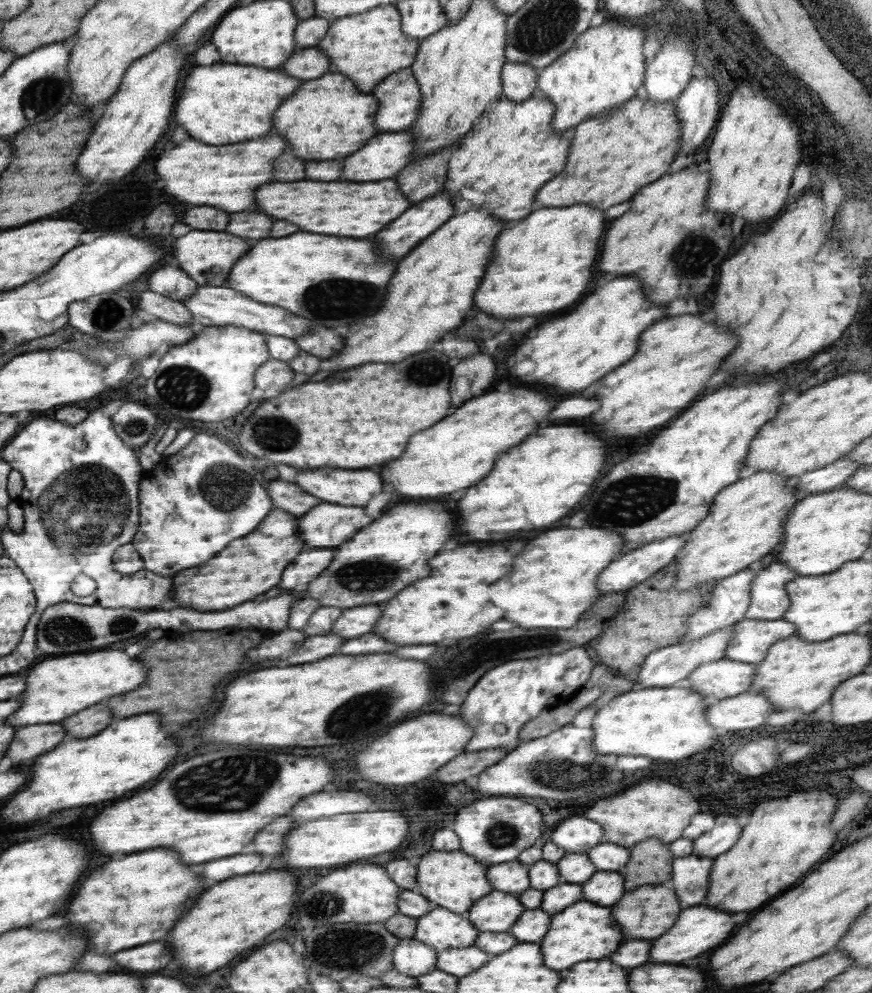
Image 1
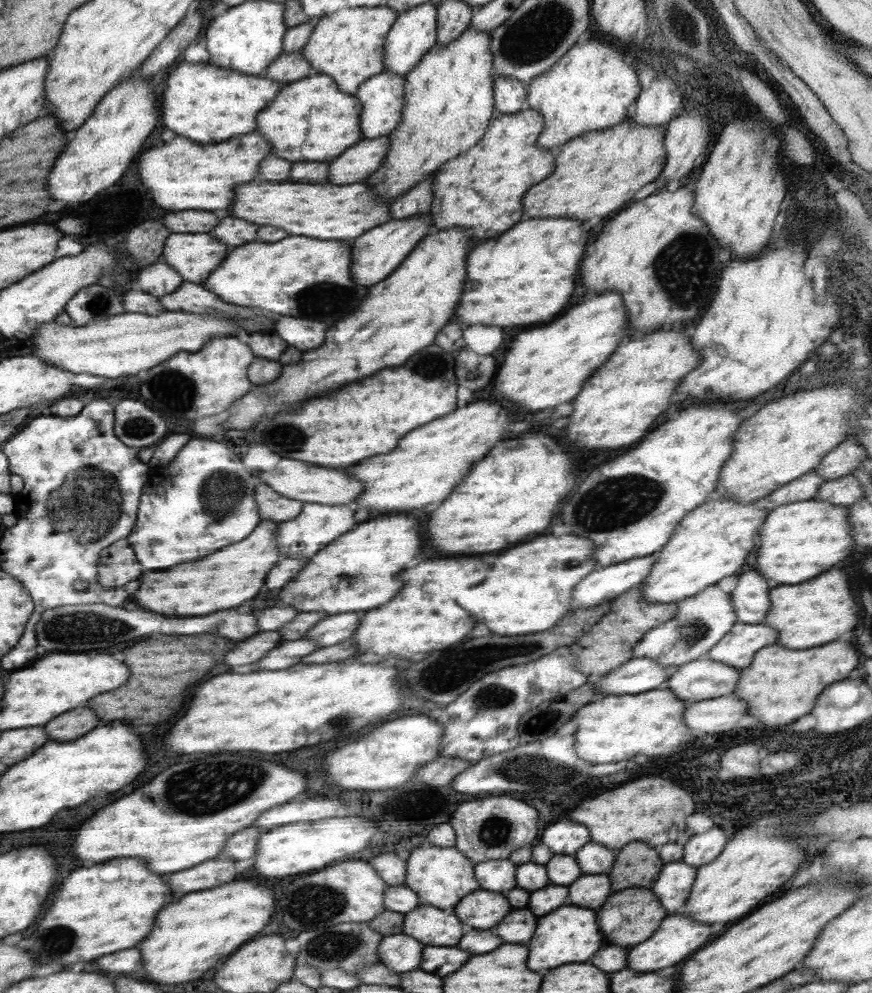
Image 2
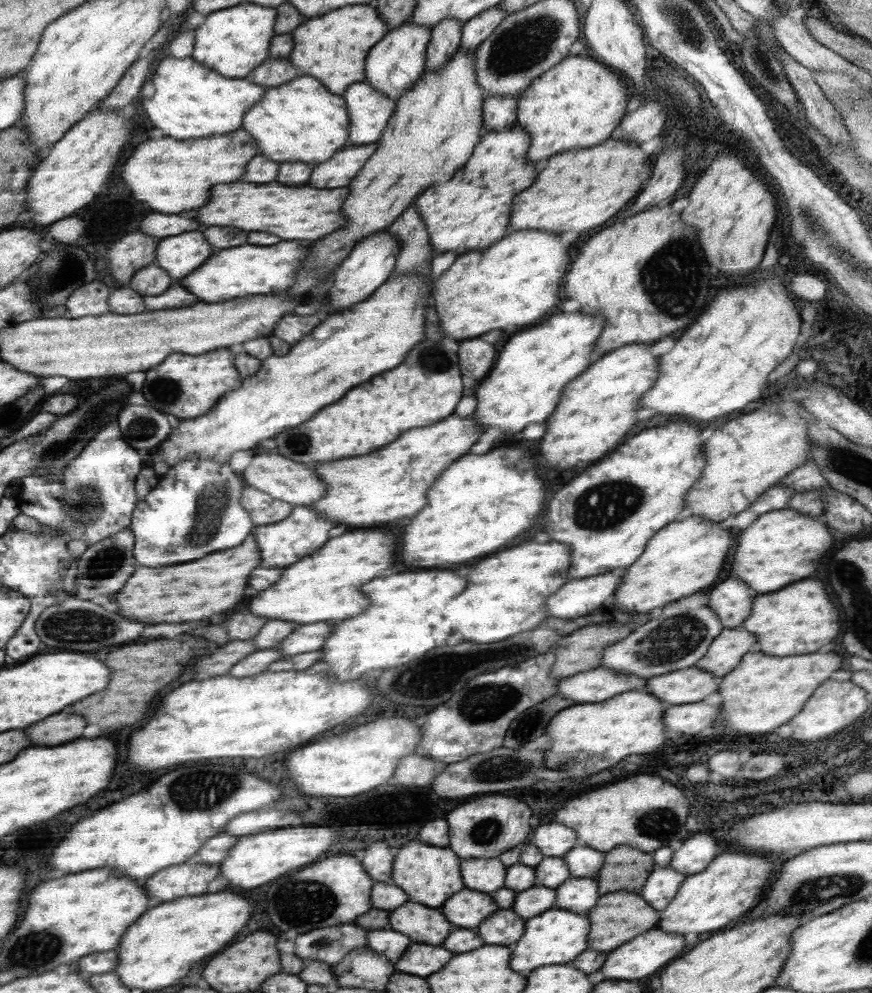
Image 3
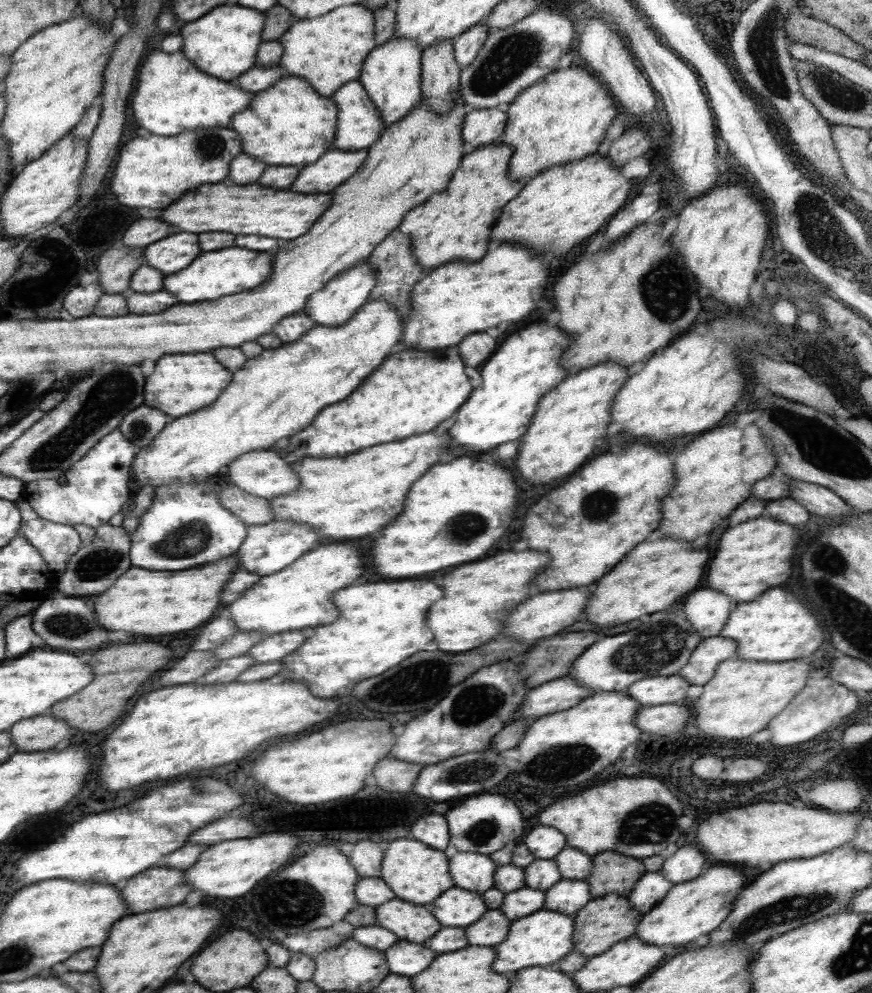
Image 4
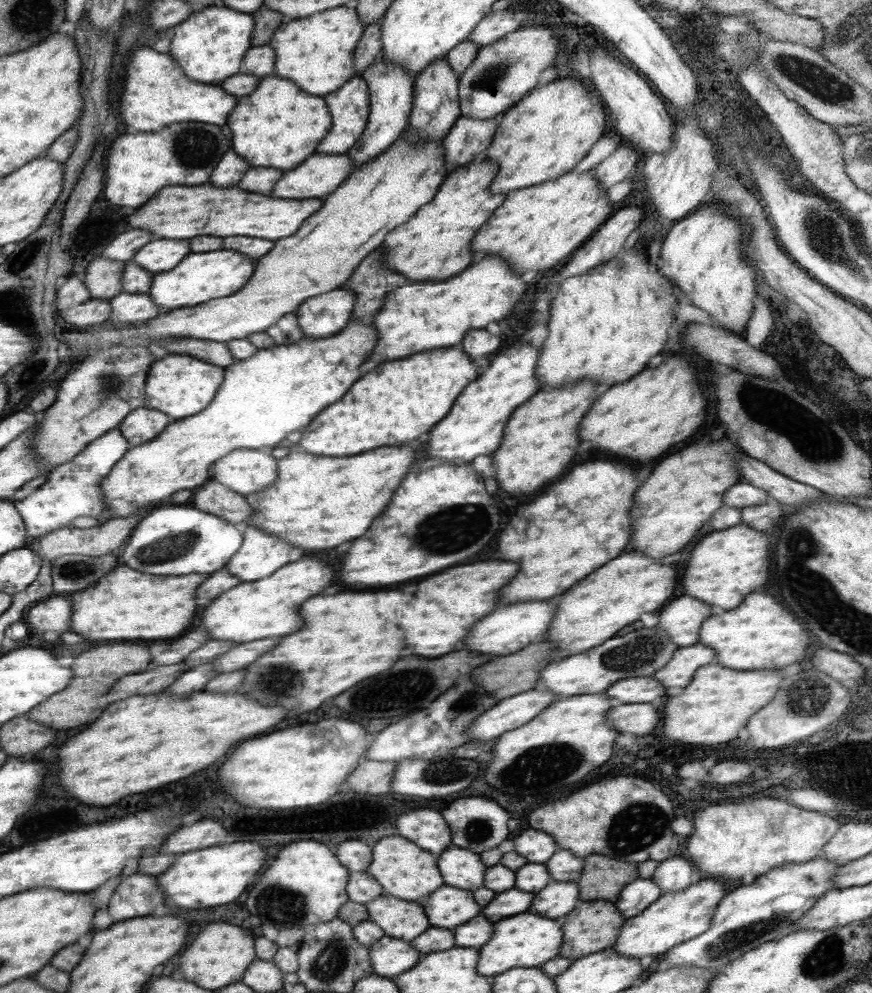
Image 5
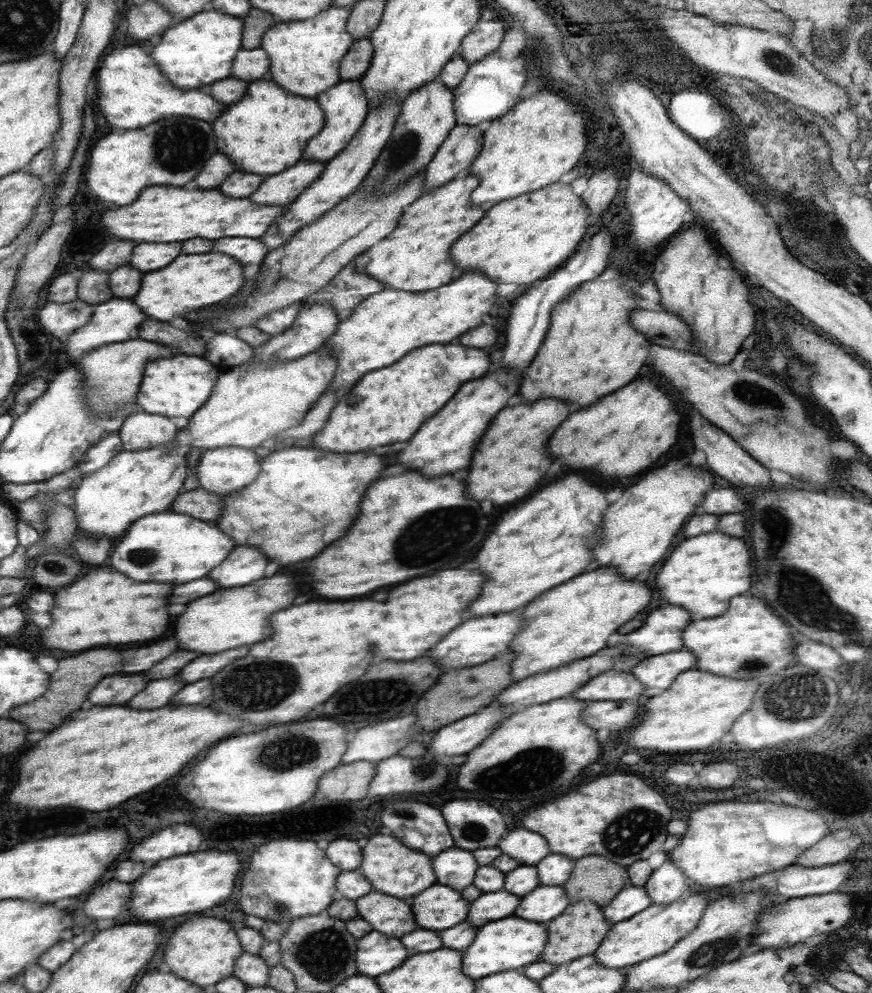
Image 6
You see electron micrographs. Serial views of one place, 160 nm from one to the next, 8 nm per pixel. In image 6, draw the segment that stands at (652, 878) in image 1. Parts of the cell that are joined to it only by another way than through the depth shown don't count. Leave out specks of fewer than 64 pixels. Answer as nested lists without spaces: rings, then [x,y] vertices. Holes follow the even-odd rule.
[[[600,855],[576,859],[566,881],[571,904],[588,899],[606,906],[626,886],[631,884],[627,868]]]

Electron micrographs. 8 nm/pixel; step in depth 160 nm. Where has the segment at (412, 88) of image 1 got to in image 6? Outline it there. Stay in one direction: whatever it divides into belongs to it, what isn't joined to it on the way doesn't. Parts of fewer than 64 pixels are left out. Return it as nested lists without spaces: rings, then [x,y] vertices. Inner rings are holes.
[[[341,80],[330,90],[322,92],[322,96],[318,96],[318,102],[322,104],[322,110],[326,114],[326,124],[324,124],[322,132],[308,142],[302,158],[304,160],[320,160],[320,162],[326,163],[326,160],[332,160],[336,154],[346,148],[346,145],[364,124],[370,111],[369,102],[362,83],[357,80]]]

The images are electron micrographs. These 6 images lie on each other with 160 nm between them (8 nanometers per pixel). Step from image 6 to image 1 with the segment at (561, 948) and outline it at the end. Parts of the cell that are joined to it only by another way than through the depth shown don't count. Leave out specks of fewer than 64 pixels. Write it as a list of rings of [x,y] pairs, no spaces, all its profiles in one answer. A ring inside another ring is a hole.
[[[669,884],[642,885],[634,890],[625,891],[622,900],[612,908],[612,916],[614,916],[614,922],[622,926],[622,932],[626,934],[626,938],[654,941],[674,926],[683,907],[676,891]]]

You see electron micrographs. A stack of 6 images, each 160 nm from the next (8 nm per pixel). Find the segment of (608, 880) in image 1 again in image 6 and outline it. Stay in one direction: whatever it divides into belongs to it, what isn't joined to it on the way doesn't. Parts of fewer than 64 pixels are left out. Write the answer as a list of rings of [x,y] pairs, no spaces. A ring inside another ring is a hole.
[[[540,886],[522,898],[516,916],[532,922],[546,922],[560,916],[570,904],[562,886]]]

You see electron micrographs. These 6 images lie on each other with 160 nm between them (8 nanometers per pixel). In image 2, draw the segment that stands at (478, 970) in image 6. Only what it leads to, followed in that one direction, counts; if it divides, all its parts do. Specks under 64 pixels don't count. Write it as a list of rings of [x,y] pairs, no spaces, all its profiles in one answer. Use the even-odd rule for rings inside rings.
[[[568,904],[539,918],[534,938],[527,943],[530,970],[550,970],[568,962],[586,962],[604,946],[604,936],[600,934],[596,912],[592,909]]]

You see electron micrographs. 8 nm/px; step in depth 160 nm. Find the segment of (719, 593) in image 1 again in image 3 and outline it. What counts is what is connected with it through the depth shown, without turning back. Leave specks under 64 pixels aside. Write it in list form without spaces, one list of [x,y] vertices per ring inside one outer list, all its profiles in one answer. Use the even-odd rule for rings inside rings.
[[[710,589],[667,604],[660,610],[660,616],[637,624],[626,638],[605,648],[601,666],[645,679],[696,666],[723,629],[718,615],[709,605]]]

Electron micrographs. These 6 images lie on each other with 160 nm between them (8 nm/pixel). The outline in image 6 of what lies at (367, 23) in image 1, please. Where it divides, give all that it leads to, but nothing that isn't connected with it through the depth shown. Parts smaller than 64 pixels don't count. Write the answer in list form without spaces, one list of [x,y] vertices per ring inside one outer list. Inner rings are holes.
[[[328,8],[312,20],[280,22],[272,26],[272,30],[262,38],[262,48],[268,52],[272,62],[272,80],[306,98],[316,98],[320,92],[338,84],[341,81],[338,76],[340,60],[355,42],[354,37],[346,32],[348,14],[350,12],[344,8]]]

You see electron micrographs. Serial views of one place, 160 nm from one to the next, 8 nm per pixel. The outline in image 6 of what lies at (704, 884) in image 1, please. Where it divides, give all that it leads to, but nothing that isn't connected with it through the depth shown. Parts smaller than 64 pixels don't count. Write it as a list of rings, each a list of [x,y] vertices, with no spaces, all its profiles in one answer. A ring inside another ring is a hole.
[[[626,885],[611,901],[610,904],[602,906],[603,915],[609,923],[617,923],[628,920],[632,915],[646,910],[652,899],[644,887]]]

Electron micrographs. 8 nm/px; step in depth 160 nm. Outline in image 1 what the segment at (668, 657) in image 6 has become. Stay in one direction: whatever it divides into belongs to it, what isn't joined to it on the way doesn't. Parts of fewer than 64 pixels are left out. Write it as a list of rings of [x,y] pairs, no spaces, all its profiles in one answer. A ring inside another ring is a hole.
[[[748,620],[735,624],[734,636],[726,657],[736,662],[757,665],[766,658],[768,649],[779,640],[796,635],[795,624],[787,620]]]

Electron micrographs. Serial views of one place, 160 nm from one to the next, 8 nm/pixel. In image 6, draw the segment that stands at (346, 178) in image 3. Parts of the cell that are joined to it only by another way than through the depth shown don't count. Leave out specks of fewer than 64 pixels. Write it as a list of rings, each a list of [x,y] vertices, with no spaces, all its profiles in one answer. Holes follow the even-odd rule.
[[[302,160],[302,164],[296,164],[278,176],[270,176],[264,186],[260,186],[260,190],[256,190],[250,198],[258,204],[292,204],[303,190],[318,180],[318,176],[324,172],[324,164]]]

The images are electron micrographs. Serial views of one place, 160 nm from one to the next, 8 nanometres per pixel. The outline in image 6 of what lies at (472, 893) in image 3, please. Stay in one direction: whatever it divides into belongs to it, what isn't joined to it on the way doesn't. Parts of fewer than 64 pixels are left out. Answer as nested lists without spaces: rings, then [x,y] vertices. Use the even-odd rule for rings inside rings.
[[[434,884],[412,898],[412,910],[418,926],[428,930],[446,930],[466,920],[468,902],[458,890]]]

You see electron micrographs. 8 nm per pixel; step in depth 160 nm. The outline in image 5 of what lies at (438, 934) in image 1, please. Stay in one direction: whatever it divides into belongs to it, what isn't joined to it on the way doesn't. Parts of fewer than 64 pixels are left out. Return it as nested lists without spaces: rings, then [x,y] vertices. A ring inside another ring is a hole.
[[[380,896],[364,905],[367,906],[369,920],[376,922],[388,936],[410,942],[430,928],[420,904],[398,900],[394,896]]]

